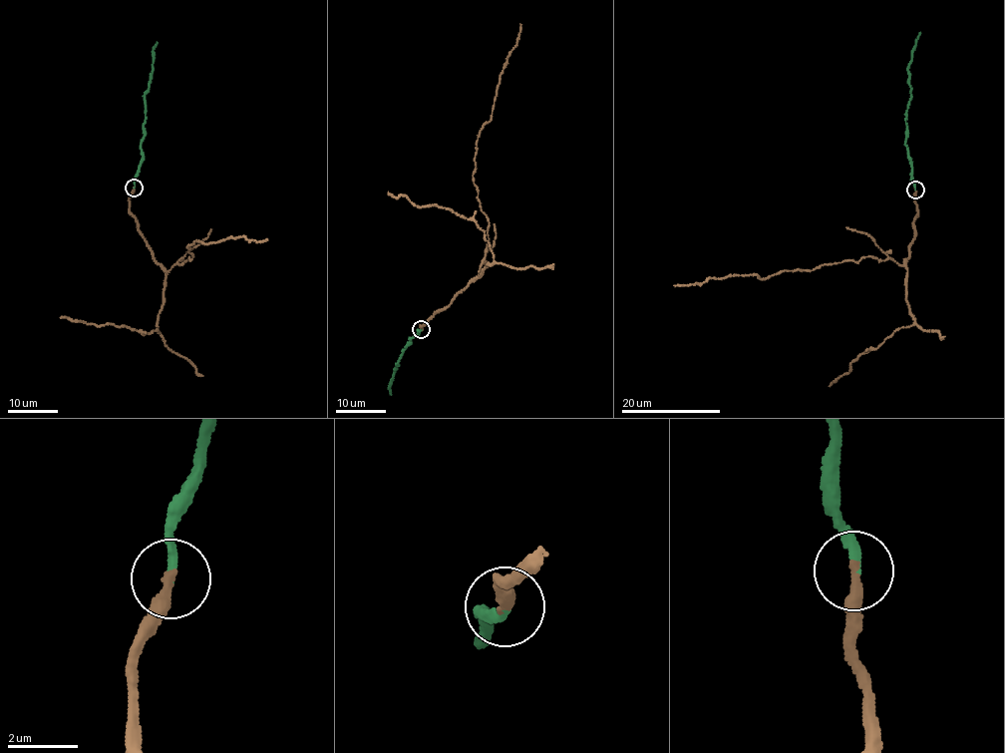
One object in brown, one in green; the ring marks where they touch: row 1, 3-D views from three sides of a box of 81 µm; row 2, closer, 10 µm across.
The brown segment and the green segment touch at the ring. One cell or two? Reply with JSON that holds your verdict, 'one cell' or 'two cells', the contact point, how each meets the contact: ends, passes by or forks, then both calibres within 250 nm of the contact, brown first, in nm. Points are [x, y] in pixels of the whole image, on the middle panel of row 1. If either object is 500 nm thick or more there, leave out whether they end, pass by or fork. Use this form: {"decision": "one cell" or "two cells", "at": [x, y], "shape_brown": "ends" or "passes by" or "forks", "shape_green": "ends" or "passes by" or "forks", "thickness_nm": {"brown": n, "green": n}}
{"decision": "one cell", "at": [421, 329], "shape_brown": "ends", "shape_green": "ends", "thickness_nm": {"brown": 340, "green": 240}}

